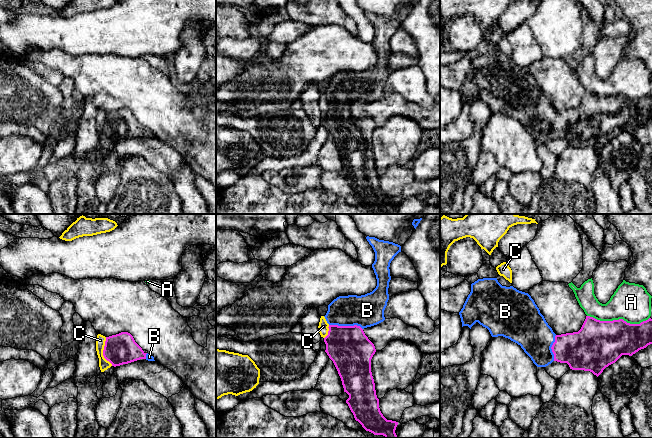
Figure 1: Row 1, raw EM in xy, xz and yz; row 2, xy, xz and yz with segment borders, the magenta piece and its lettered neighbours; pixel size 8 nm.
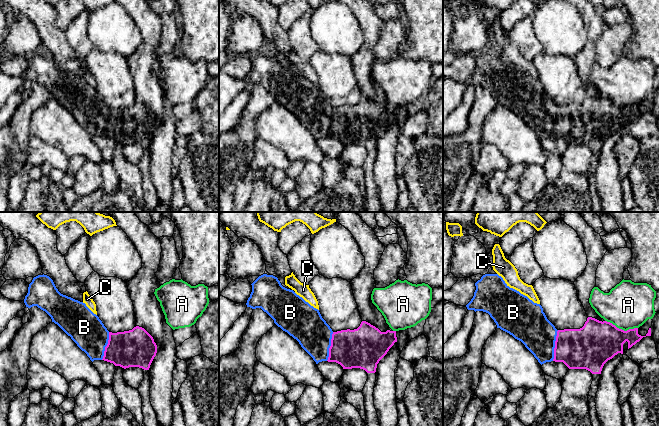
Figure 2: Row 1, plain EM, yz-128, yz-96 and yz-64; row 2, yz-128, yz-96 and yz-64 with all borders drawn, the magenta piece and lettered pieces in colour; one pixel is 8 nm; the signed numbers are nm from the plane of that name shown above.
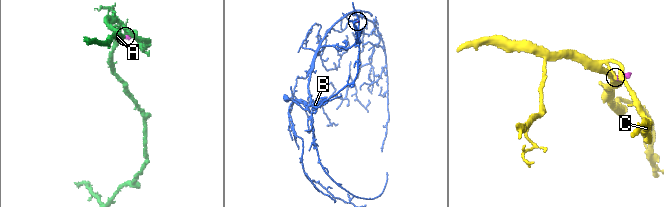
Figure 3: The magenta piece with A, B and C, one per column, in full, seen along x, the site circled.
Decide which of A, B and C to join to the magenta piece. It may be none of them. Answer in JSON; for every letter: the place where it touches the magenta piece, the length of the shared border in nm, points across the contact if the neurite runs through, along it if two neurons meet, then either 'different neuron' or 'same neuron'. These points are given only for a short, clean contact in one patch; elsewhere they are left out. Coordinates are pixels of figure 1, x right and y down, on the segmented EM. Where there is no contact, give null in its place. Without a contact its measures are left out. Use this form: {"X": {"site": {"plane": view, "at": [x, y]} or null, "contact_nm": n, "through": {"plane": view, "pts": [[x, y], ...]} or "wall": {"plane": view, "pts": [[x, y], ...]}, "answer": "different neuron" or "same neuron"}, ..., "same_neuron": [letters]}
{"A": {"site": {"plane": "yz", "at": [618, 320]}, "contact_nm": 500, "answer": "different neuron"}, "B": {"site": {"plane": "xz", "at": [346, 326]}, "contact_nm": 280, "through": {"plane": "xz", "pts": [[351, 351], [346, 344], [346, 326], [360, 312], [367, 310]]}, "answer": "same neuron"}, "C": {"site": {"plane": "xy", "at": [103, 351]}, "contact_nm": 240, "wall": {"plane": "xy", "pts": [[105, 337], [103, 356], [112, 365]]}, "answer": "different neuron"}, "same_neuron": ["B"]}

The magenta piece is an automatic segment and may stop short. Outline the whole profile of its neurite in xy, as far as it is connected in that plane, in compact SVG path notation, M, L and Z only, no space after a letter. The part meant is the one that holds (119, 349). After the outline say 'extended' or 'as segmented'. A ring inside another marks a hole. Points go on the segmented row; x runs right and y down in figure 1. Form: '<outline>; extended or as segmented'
M121 332L106 337L103 356L114 367L140 359L155 361L152 355L142 350L135 342L133 336L128 332Z; extended

